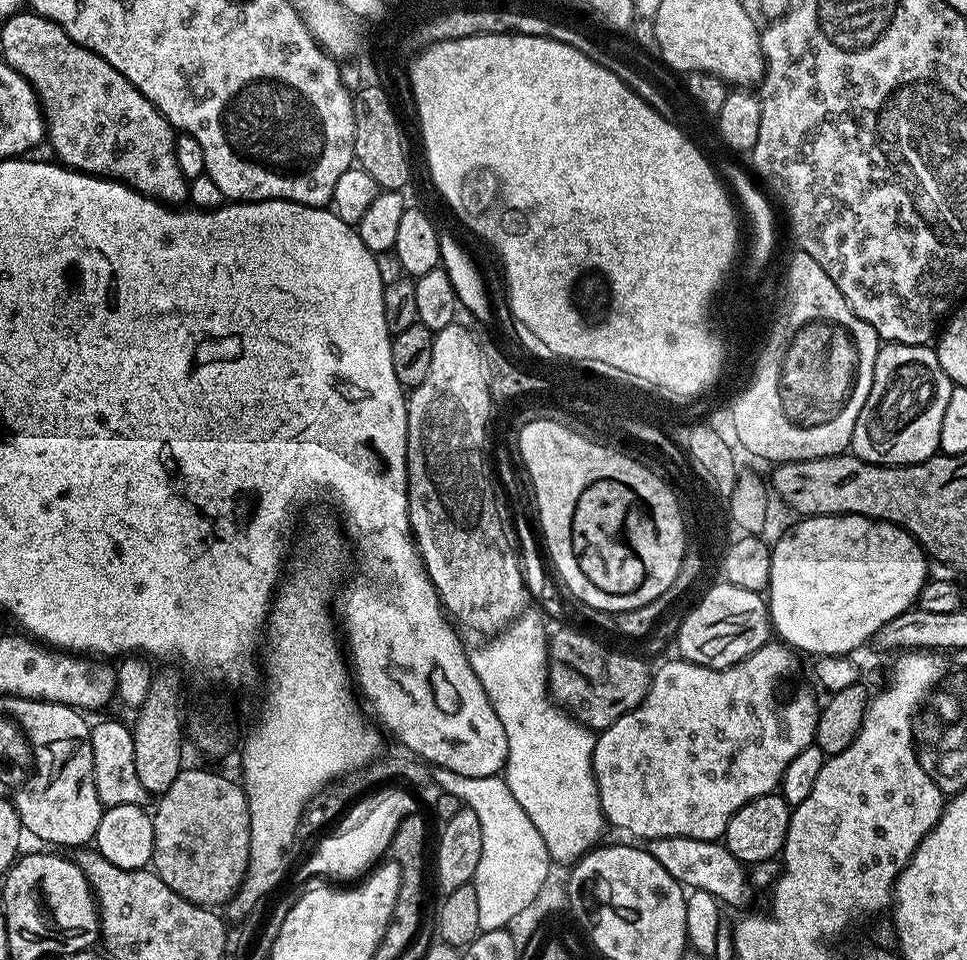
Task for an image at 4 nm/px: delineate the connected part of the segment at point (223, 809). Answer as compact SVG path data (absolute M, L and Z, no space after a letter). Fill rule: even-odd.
M185 767L170 782L170 786L159 797L160 805L151 813L154 826L154 850L151 867L156 875L182 898L201 908L215 909L216 904L227 905L240 889L248 873L248 851L250 850L250 810L243 787L216 772L204 768Z

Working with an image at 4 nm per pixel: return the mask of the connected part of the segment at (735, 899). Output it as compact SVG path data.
M671 836L662 842L661 862L668 873L680 884L714 897L721 903L742 905L746 898L746 872L742 863L730 854L728 848L717 841Z

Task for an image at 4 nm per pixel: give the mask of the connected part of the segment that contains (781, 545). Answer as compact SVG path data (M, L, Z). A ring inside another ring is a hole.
M809 516L807 518L800 520L801 524L797 526L796 529L792 532L792 537L784 536L781 538L777 544L774 544L772 548L772 565L770 566L770 582L768 583L766 589L766 603L770 609L770 619L772 621L772 627L774 629L775 635L779 637L781 641L785 643L791 644L793 647L798 648L800 646L804 650L812 650L815 654L815 657L821 656L842 656L845 654L855 653L855 648L859 646L860 643L863 642L864 638L868 637L868 639L875 635L876 631L880 629L886 622L890 622L894 618L898 618L903 614L903 612L909 611L919 601L920 594L924 590L924 586L926 581L929 579L930 573L928 573L928 564L930 565L929 557L926 555L924 548L922 547L919 539L913 536L911 532L908 531L907 528L899 525L899 524L888 524L884 520L870 520L866 516Z

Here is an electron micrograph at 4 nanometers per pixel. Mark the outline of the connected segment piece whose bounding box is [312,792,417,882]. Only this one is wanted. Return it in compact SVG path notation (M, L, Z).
M392 792L389 796L382 797L353 828L348 828L345 832L338 833L337 836L328 836L321 842L320 861L313 866L313 874L329 876L332 879L329 881L332 882L340 882L336 880L359 881L381 859L379 856L383 852L385 855L391 849L392 839L398 826L416 811L416 800L408 792Z

